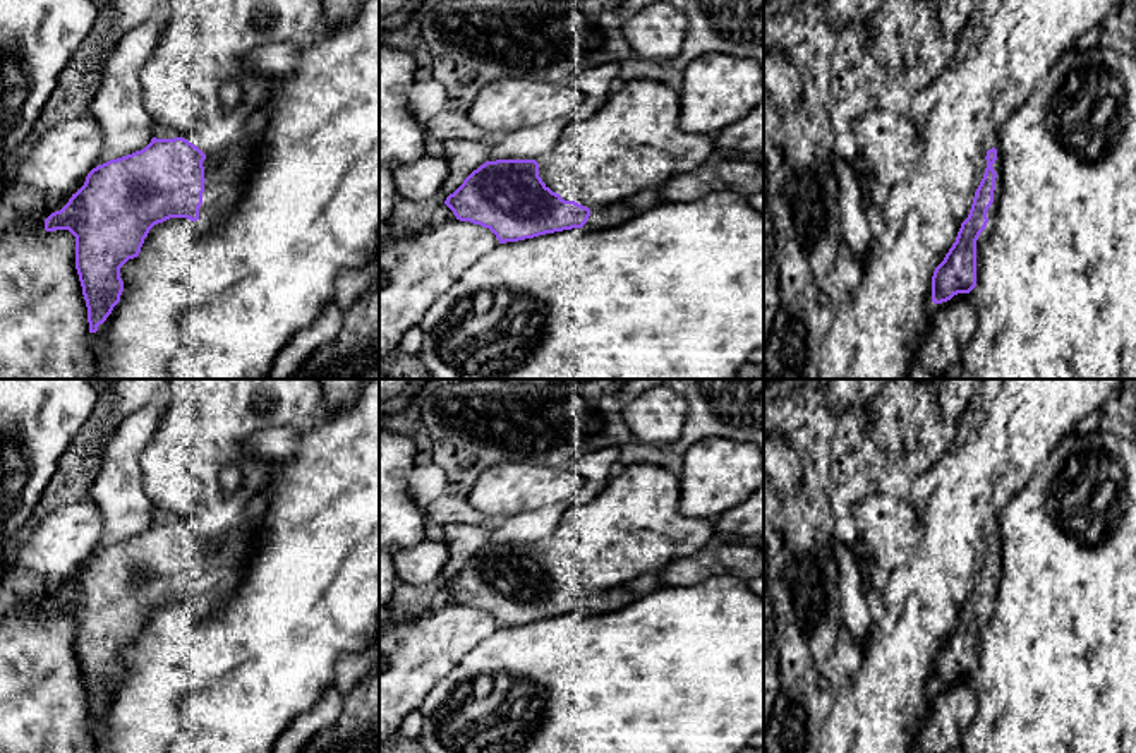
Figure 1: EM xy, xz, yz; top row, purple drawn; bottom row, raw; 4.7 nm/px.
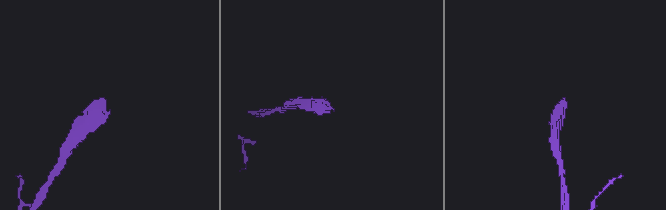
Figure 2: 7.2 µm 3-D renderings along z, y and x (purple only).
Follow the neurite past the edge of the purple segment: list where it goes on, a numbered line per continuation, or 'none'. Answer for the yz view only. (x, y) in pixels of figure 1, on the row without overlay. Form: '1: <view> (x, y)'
1: yz (996, 549)

